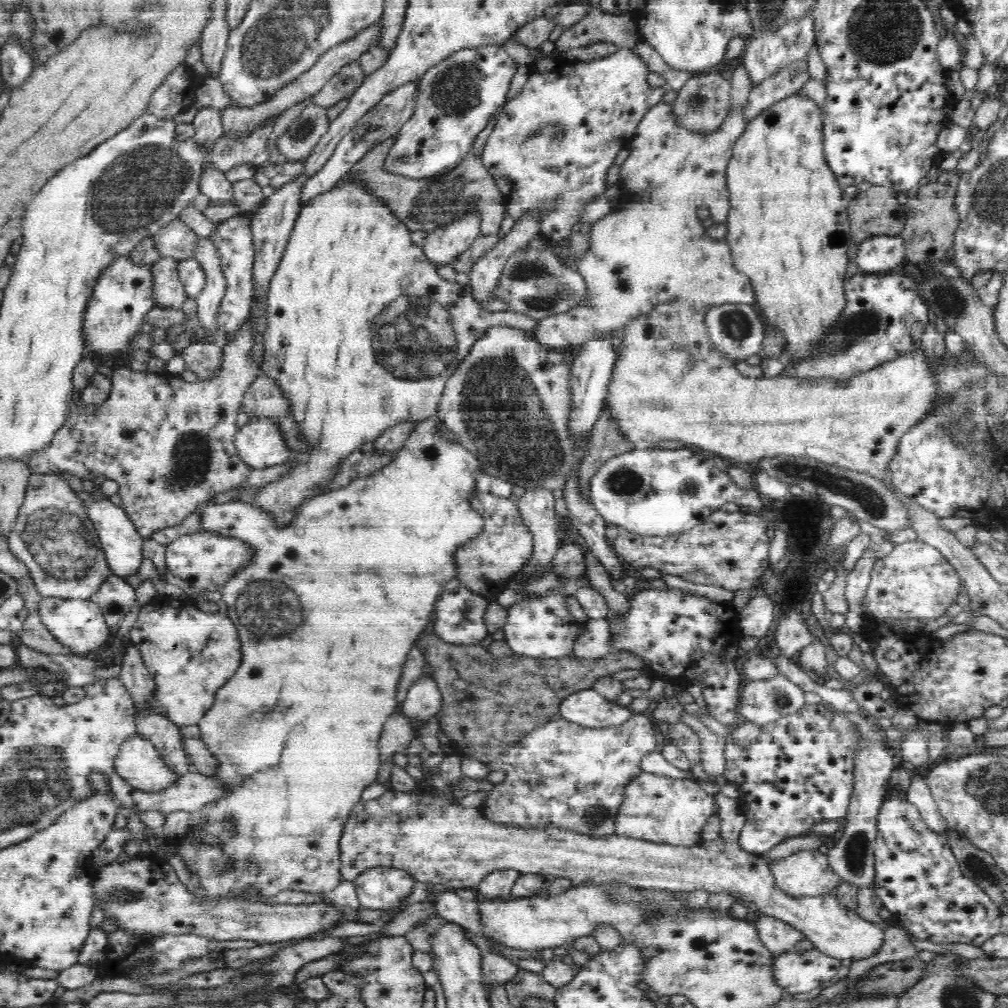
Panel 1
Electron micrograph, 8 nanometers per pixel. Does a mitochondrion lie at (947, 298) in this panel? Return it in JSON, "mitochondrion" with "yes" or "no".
{"mitochondrion":"yes"}

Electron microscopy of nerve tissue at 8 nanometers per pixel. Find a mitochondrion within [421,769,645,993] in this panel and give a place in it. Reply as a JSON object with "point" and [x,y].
{"point":[595,816]}

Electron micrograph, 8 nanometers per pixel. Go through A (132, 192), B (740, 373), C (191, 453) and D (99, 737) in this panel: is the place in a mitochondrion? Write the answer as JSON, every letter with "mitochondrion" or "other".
{"A":"mitochondrion","B":"other","C":"mitochondrion","D":"other"}

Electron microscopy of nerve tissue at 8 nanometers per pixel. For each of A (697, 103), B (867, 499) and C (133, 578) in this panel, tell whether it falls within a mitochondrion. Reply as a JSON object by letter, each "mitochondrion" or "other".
{"A":"mitochondrion","B":"mitochondrion","C":"other"}

